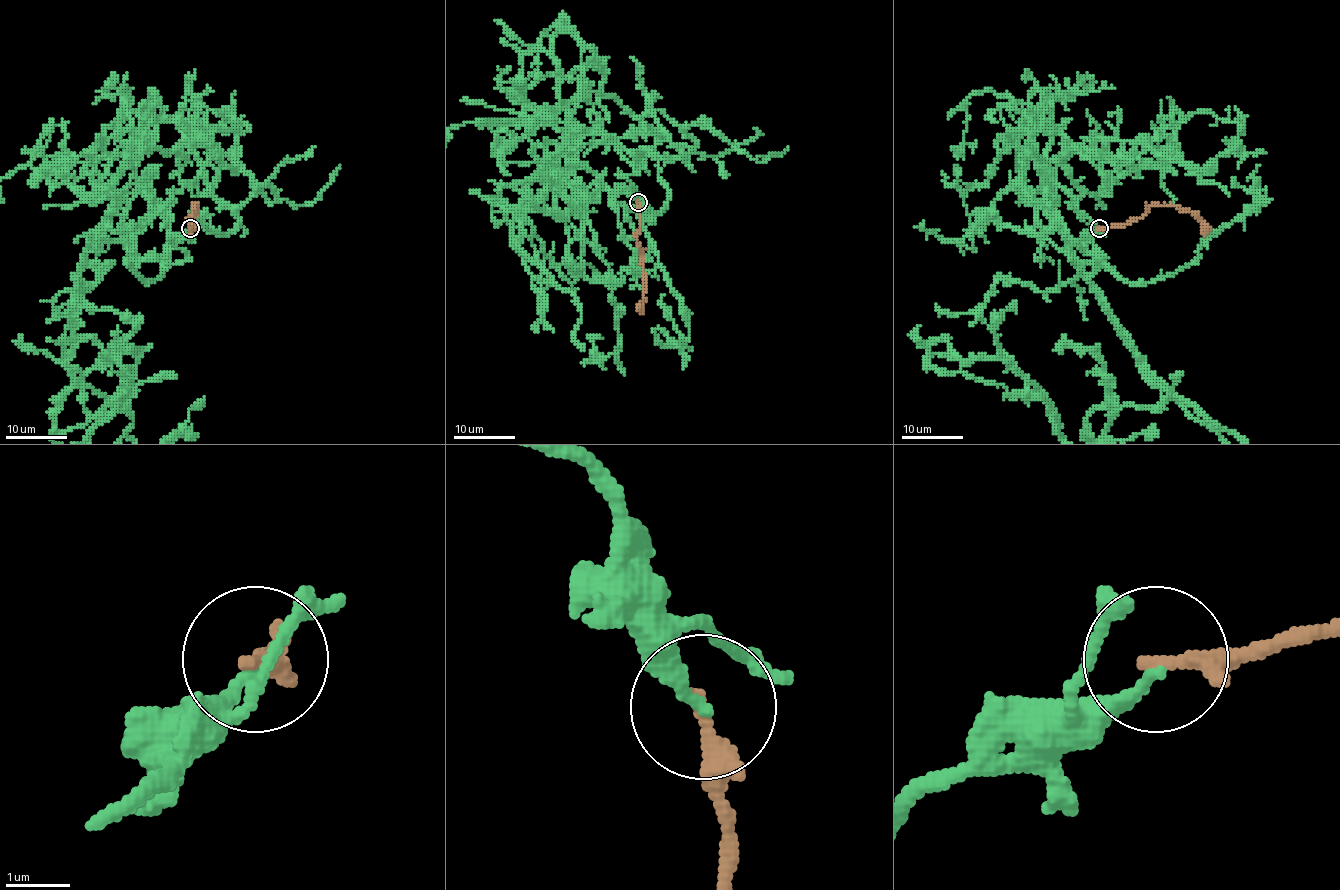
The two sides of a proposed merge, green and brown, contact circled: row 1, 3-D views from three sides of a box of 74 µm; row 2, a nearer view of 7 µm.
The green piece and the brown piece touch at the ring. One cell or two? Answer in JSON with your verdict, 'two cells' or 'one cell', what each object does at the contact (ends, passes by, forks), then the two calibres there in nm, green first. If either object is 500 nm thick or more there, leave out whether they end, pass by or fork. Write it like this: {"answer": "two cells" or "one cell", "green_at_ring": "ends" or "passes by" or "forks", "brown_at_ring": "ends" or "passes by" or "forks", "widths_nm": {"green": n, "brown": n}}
{"answer": "two cells", "green_at_ring": "ends", "brown_at_ring": "ends", "widths_nm": {"green": 220, "brown": 280}}

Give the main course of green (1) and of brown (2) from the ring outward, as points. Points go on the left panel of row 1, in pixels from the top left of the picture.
1: (189, 229), (171, 263), (186, 254), (132, 191), (81, 268), (66, 362), (98, 420)
2: (189, 228), (192, 226), (189, 214), (194, 204), (191, 235)

